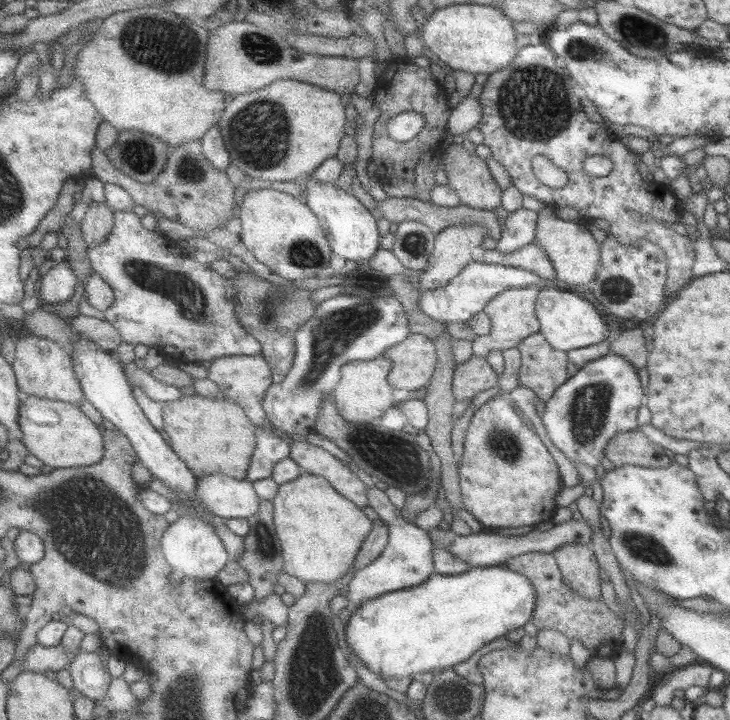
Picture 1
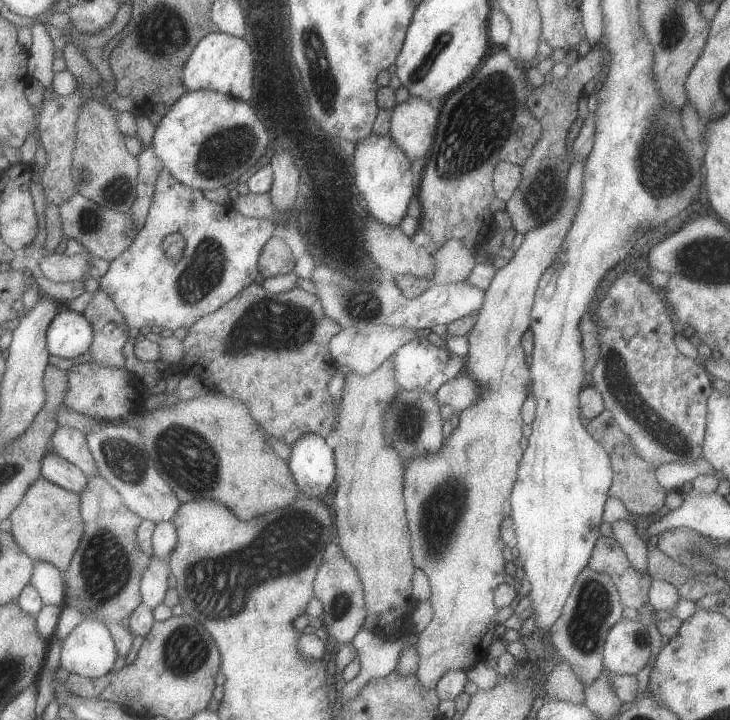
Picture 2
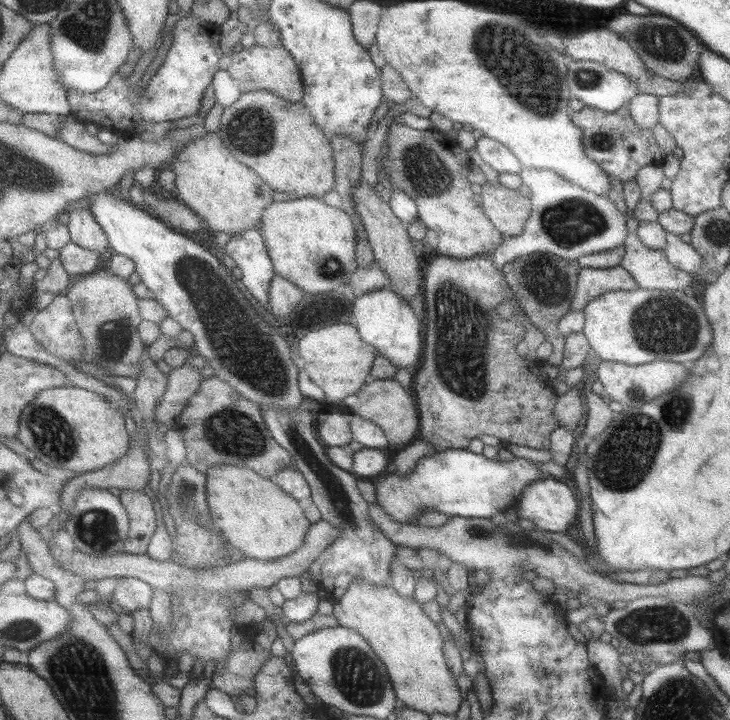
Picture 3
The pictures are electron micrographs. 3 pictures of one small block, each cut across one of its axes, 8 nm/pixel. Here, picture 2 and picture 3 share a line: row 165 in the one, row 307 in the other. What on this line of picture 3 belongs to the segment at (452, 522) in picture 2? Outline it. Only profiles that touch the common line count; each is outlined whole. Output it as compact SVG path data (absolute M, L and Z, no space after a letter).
M621 266L609 268L580 267L577 288L571 300L570 310L583 310L592 299L608 291L636 290L633 277Z

